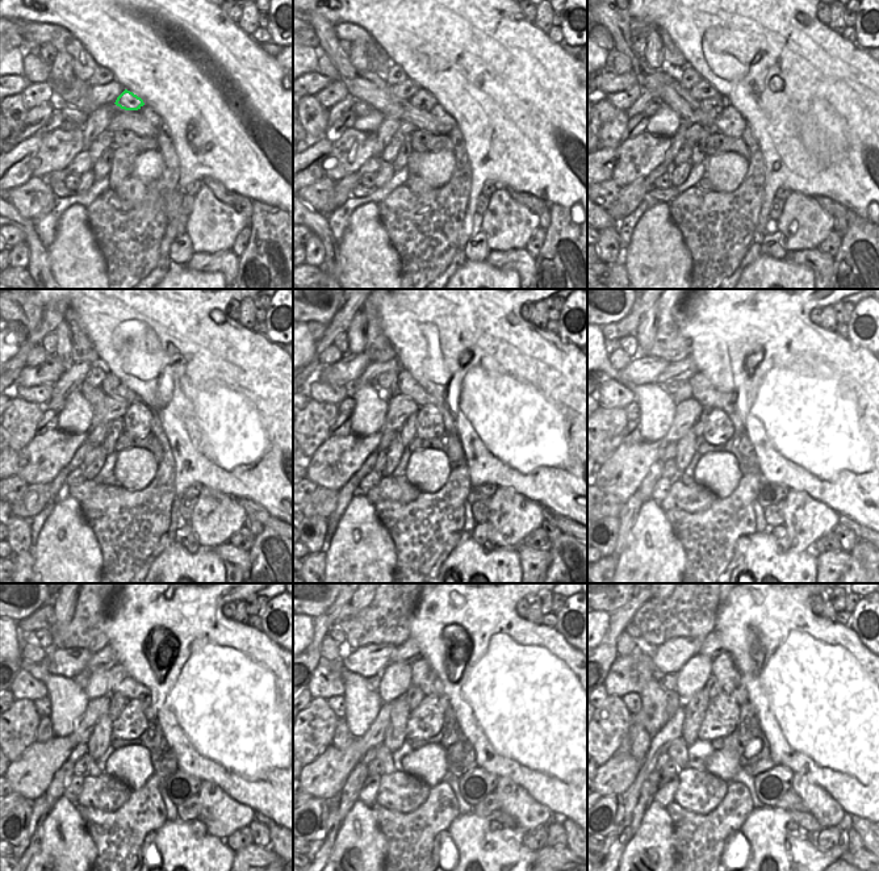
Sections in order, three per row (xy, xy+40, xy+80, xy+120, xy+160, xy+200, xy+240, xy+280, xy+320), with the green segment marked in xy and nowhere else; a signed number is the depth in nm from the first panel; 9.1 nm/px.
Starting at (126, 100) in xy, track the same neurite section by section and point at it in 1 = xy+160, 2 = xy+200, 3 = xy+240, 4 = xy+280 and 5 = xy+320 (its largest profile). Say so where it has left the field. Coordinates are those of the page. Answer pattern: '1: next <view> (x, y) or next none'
1: next xy+160 (400, 407)
2: next xy+200 (687, 413)
3: next xy+240 (97, 707)
4: next xy+280 (375, 735)
5: next xy+320 (661, 741)

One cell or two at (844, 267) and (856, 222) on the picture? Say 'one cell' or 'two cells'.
one cell

